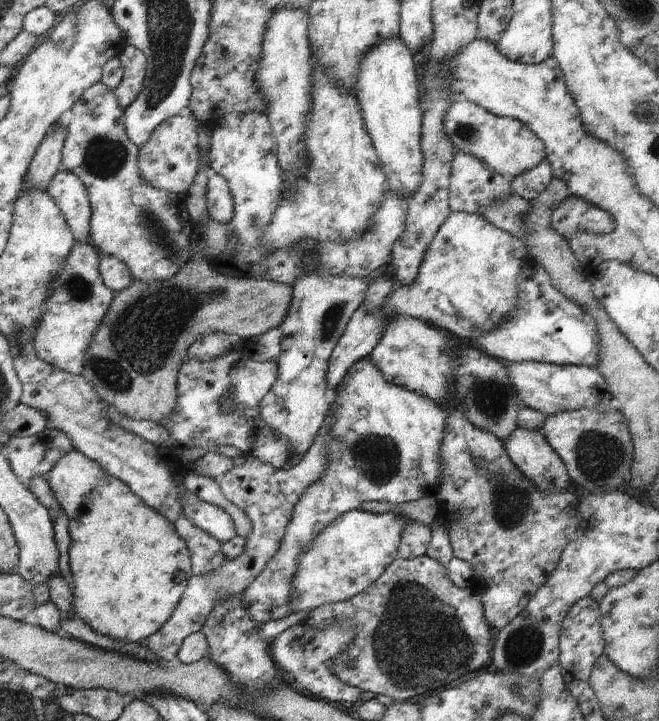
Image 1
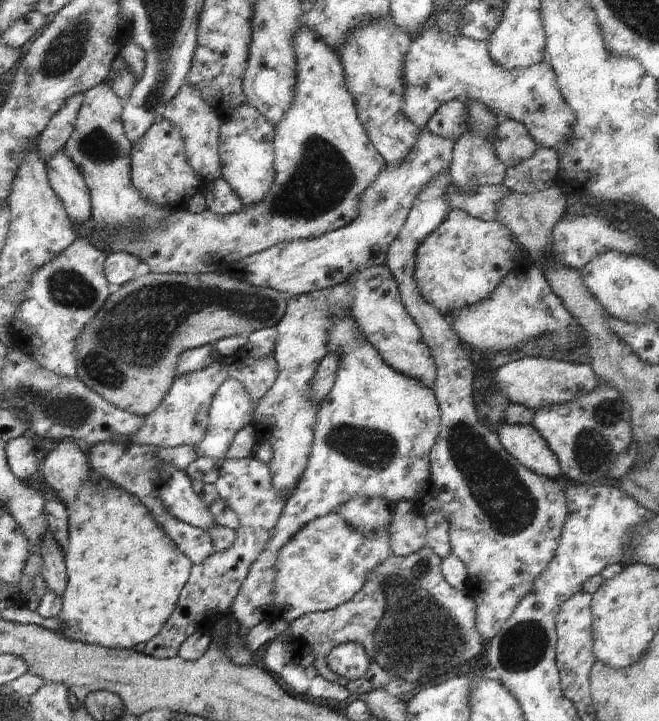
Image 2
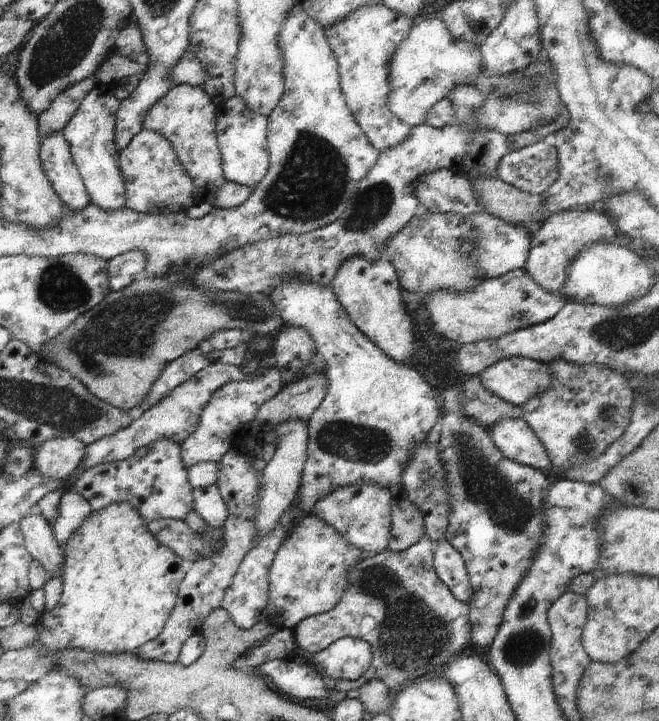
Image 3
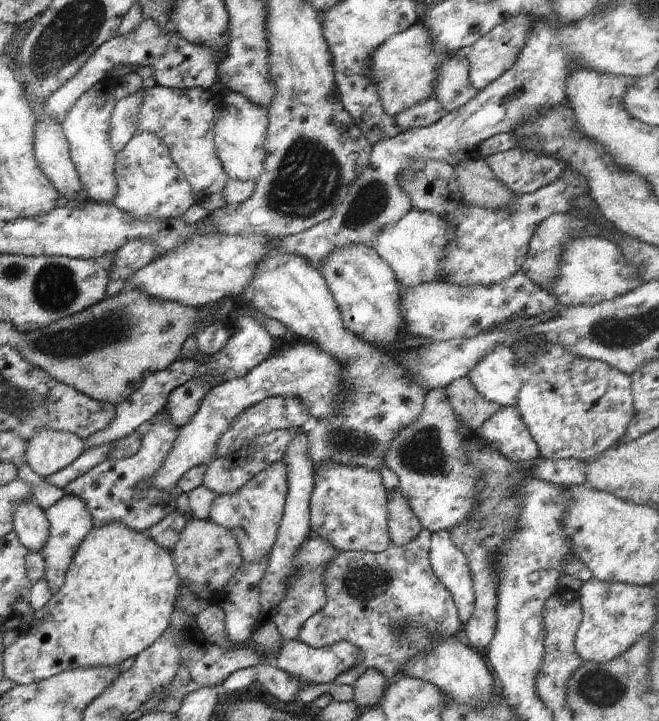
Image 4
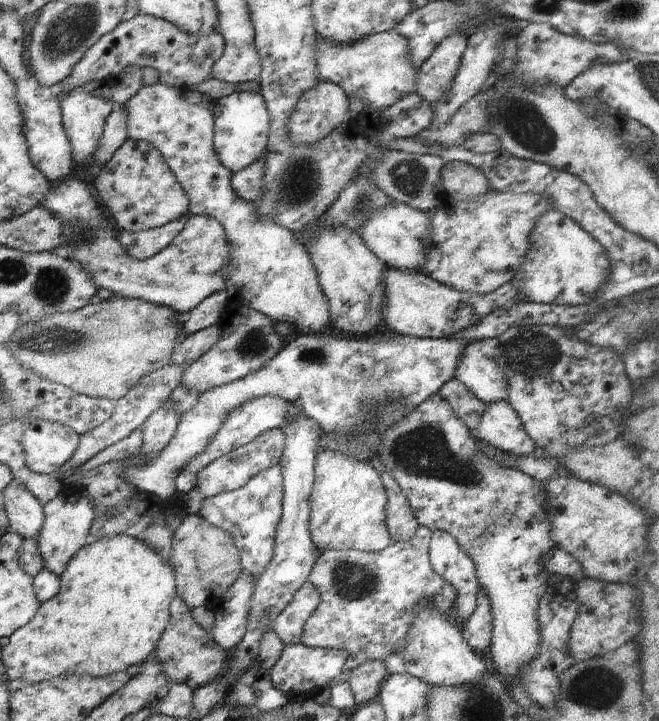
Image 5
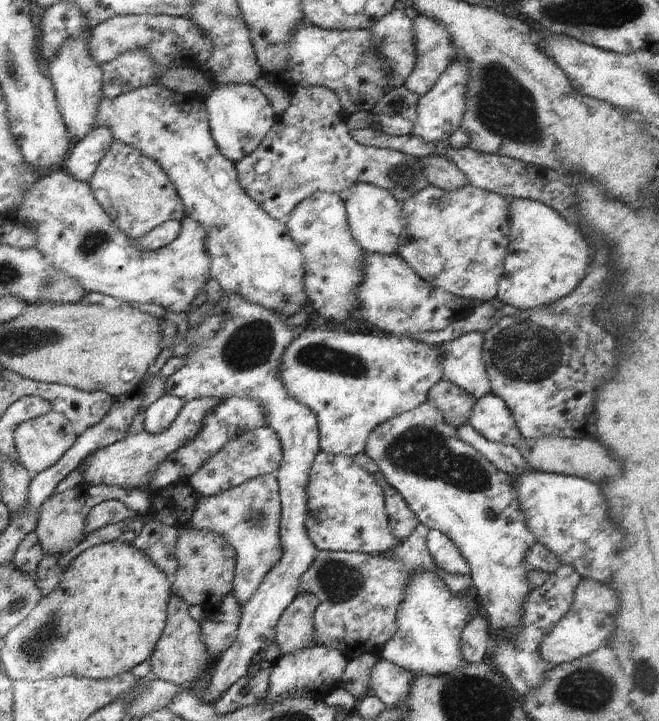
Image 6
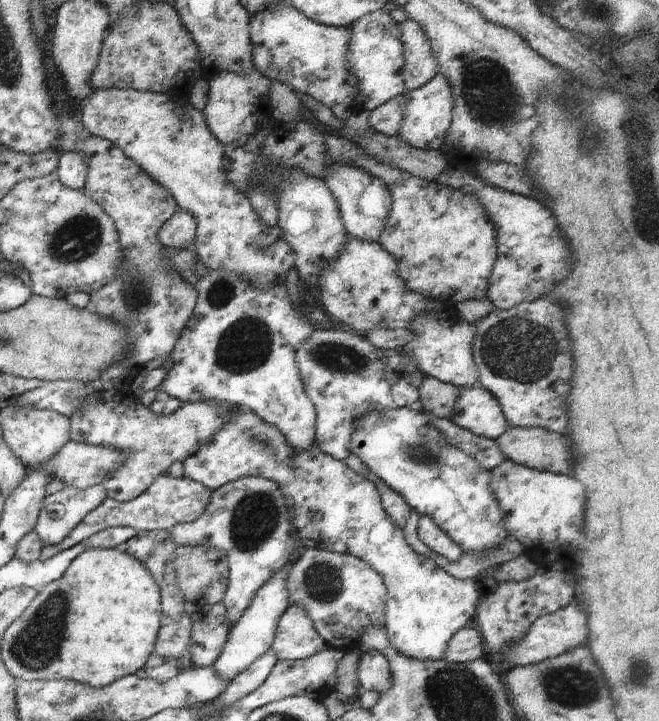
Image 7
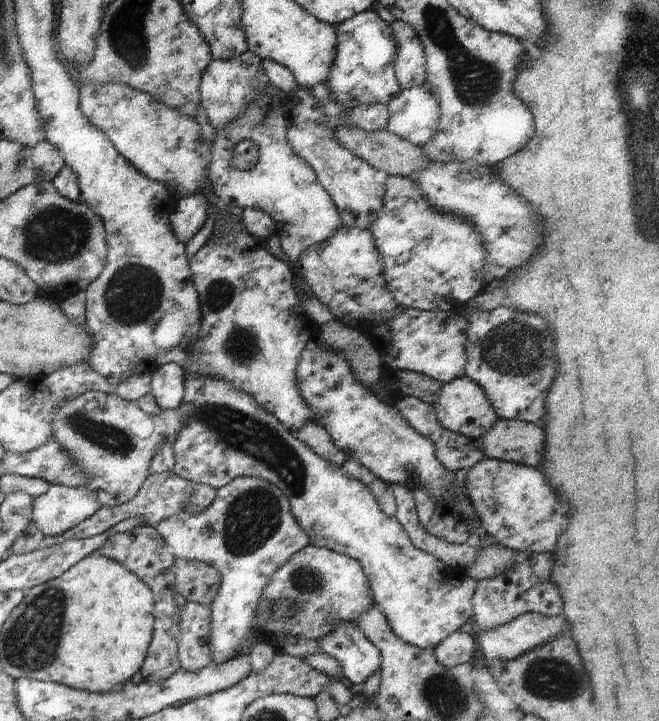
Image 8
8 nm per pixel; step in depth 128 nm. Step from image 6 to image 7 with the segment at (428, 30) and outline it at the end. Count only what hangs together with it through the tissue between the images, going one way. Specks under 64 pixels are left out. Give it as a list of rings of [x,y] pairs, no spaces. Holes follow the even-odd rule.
[[[405,20],[400,28],[405,46],[404,82],[406,91],[413,91],[426,86],[439,75],[438,65],[428,35],[415,20]]]

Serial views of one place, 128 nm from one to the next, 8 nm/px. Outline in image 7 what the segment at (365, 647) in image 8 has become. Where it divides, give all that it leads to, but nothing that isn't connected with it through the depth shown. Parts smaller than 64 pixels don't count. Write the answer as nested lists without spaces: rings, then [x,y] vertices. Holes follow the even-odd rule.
[[[360,642],[355,650],[362,652],[358,663],[358,680],[361,690],[375,690],[380,694],[389,691],[393,683],[393,669],[390,668],[387,658],[377,650],[363,650]]]

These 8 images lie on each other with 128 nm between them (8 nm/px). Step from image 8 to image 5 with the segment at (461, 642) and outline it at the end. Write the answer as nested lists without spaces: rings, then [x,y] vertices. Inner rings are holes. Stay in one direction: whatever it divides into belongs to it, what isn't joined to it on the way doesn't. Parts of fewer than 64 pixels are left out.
[[[478,589],[475,600],[473,612],[462,624],[462,633],[470,648],[482,654],[489,649],[493,640],[493,614],[490,600],[483,590]]]

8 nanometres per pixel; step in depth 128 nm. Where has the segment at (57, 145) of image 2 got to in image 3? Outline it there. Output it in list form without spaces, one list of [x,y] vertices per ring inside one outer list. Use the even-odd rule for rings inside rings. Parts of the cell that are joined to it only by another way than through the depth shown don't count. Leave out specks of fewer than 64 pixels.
[[[93,77],[79,82],[74,87],[69,87],[62,95],[59,95],[53,106],[38,118],[42,140],[53,138],[59,132],[65,134],[67,125],[81,108],[81,103],[98,84],[98,79]]]

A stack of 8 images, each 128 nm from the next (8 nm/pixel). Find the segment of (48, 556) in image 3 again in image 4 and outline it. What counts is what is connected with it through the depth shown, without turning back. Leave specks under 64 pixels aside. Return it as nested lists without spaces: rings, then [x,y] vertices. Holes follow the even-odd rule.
[[[34,499],[23,501],[14,516],[14,531],[30,552],[42,554],[50,539],[50,520]]]

